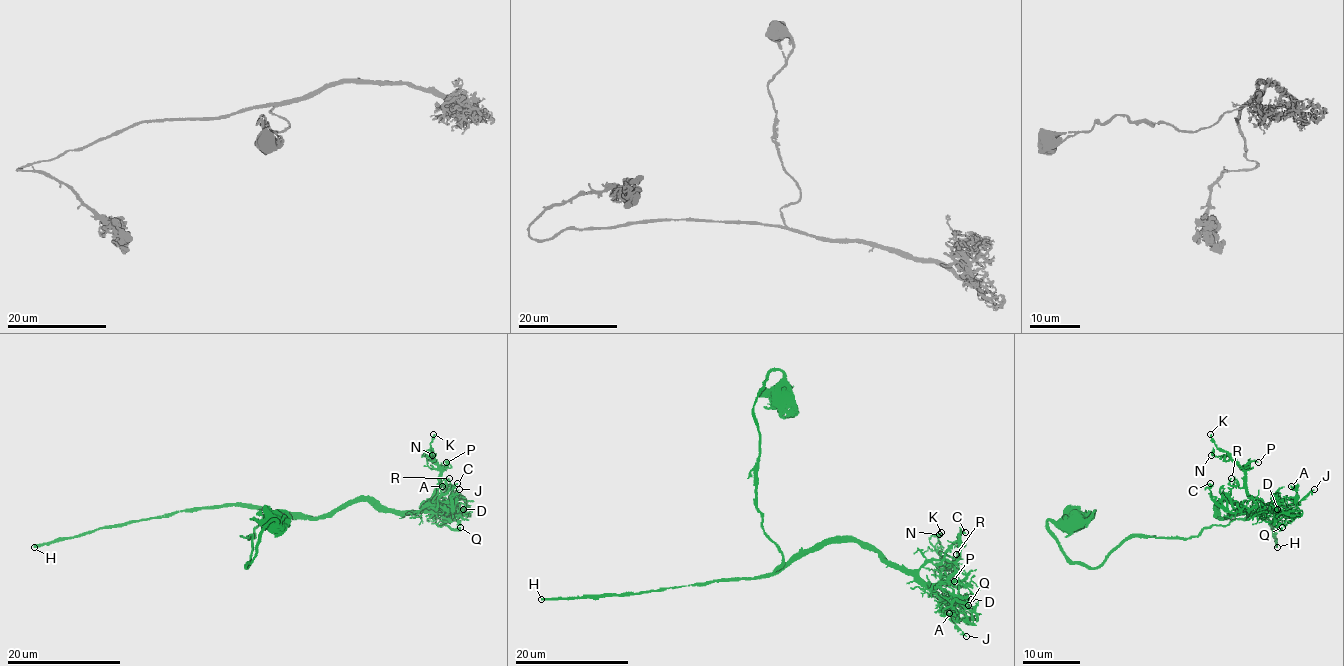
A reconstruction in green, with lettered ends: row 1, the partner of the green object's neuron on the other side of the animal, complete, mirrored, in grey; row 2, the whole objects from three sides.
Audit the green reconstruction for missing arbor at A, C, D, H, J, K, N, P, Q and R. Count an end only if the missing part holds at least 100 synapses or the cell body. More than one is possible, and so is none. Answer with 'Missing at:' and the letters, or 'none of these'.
Missing at: H

